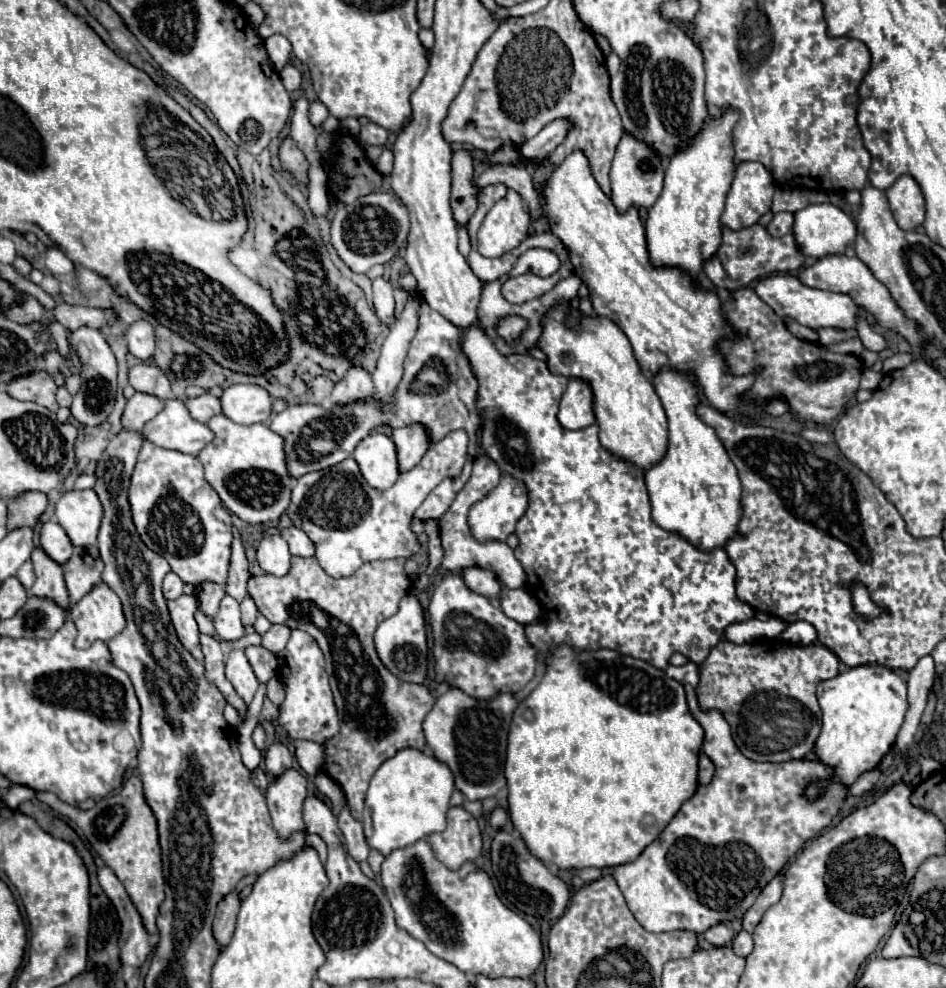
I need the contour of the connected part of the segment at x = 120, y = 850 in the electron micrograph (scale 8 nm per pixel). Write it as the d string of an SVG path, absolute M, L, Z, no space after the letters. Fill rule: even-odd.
M130 777L124 781L122 789L116 795L108 795L96 803L94 809L82 811L66 805L54 793L36 791L36 799L58 811L60 815L70 817L84 833L94 851L104 859L104 863L116 873L116 877L126 887L134 907L138 909L144 927L150 935L158 935L156 915L158 907L164 901L164 877L162 877L162 861L160 861L160 845L158 845L158 829L154 821L154 813L146 805L142 797L142 781L140 777Z

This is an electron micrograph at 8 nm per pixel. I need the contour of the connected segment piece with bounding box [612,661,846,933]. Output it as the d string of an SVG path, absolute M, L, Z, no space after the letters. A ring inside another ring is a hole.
M688 661L682 667L668 665L666 675L676 679L686 689L688 709L692 717L704 729L702 751L712 759L716 771L710 785L698 785L696 793L686 799L668 827L660 833L660 837L648 845L638 859L632 863L624 863L612 869L630 911L636 921L652 933L664 933L674 929L688 929L694 933L704 933L708 927L718 925L722 921L740 919L756 901L760 891L784 869L784 865L804 847L806 841L818 837L836 817L844 797L846 787L840 783L830 783L822 797L816 801L808 801L804 795L804 787L810 781L824 781L832 777L832 769L818 761L786 761L786 763L756 763L738 753L738 747L732 741L730 725L718 711L702 711L696 701L698 687L698 665ZM698 903L706 905L706 909L698 909Z

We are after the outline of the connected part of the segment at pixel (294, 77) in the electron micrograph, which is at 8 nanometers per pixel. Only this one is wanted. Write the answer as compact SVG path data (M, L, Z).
M286 65L282 69L282 73L278 73L278 75L280 75L280 79L288 91L296 91L300 87L300 73L294 65Z

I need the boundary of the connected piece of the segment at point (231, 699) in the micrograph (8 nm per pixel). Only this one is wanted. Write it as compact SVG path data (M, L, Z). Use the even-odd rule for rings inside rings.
M200 635L200 647L202 647L202 653L204 653L204 669L206 669L204 675L206 675L208 683L216 685L222 691L226 701L238 711L240 721L244 721L248 705L242 701L242 697L238 697L234 693L234 687L230 685L230 681L226 681L222 645L218 641L214 641L210 635Z

